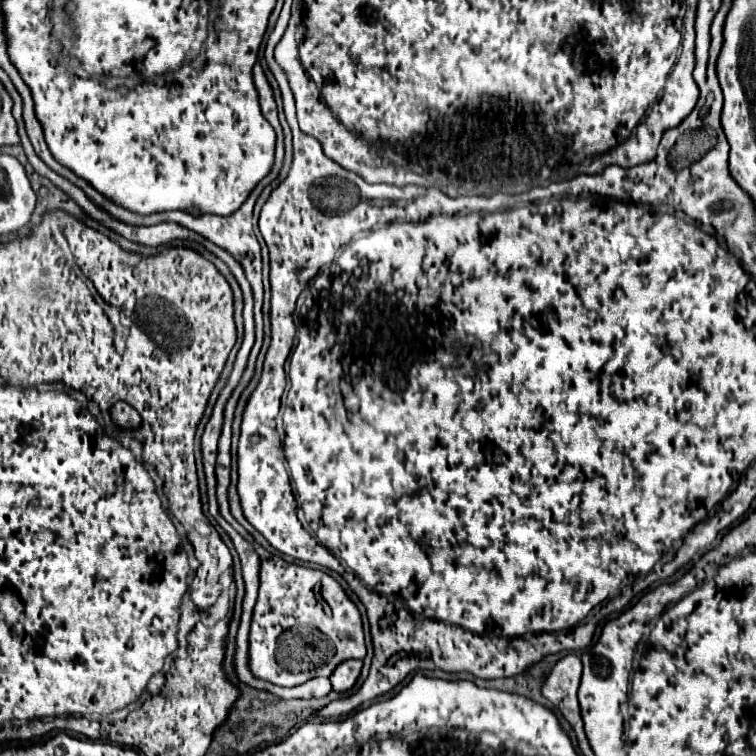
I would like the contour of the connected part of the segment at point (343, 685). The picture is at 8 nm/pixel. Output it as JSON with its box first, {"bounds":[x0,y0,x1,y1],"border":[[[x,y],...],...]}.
{"bounds":[330,659,362,693],"border":[[[348,659],[348,661],[342,661],[334,673],[330,675],[330,681],[332,681],[332,689],[336,693],[344,693],[344,691],[350,691],[360,675],[360,669],[362,669],[362,661],[356,661],[356,659]]]}

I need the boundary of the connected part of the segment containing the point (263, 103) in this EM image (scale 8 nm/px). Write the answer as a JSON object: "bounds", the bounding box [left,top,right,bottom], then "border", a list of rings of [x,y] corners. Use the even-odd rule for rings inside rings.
{"bounds":[254,63,282,133],"border":[[[260,63],[254,65],[254,83],[256,83],[258,95],[260,95],[260,107],[262,107],[264,117],[270,121],[270,125],[274,127],[276,133],[282,133],[280,121],[278,121],[278,111],[276,111],[274,93],[272,93],[272,87],[270,87],[270,83],[268,83],[268,79],[266,79],[264,69],[260,67]]]}

